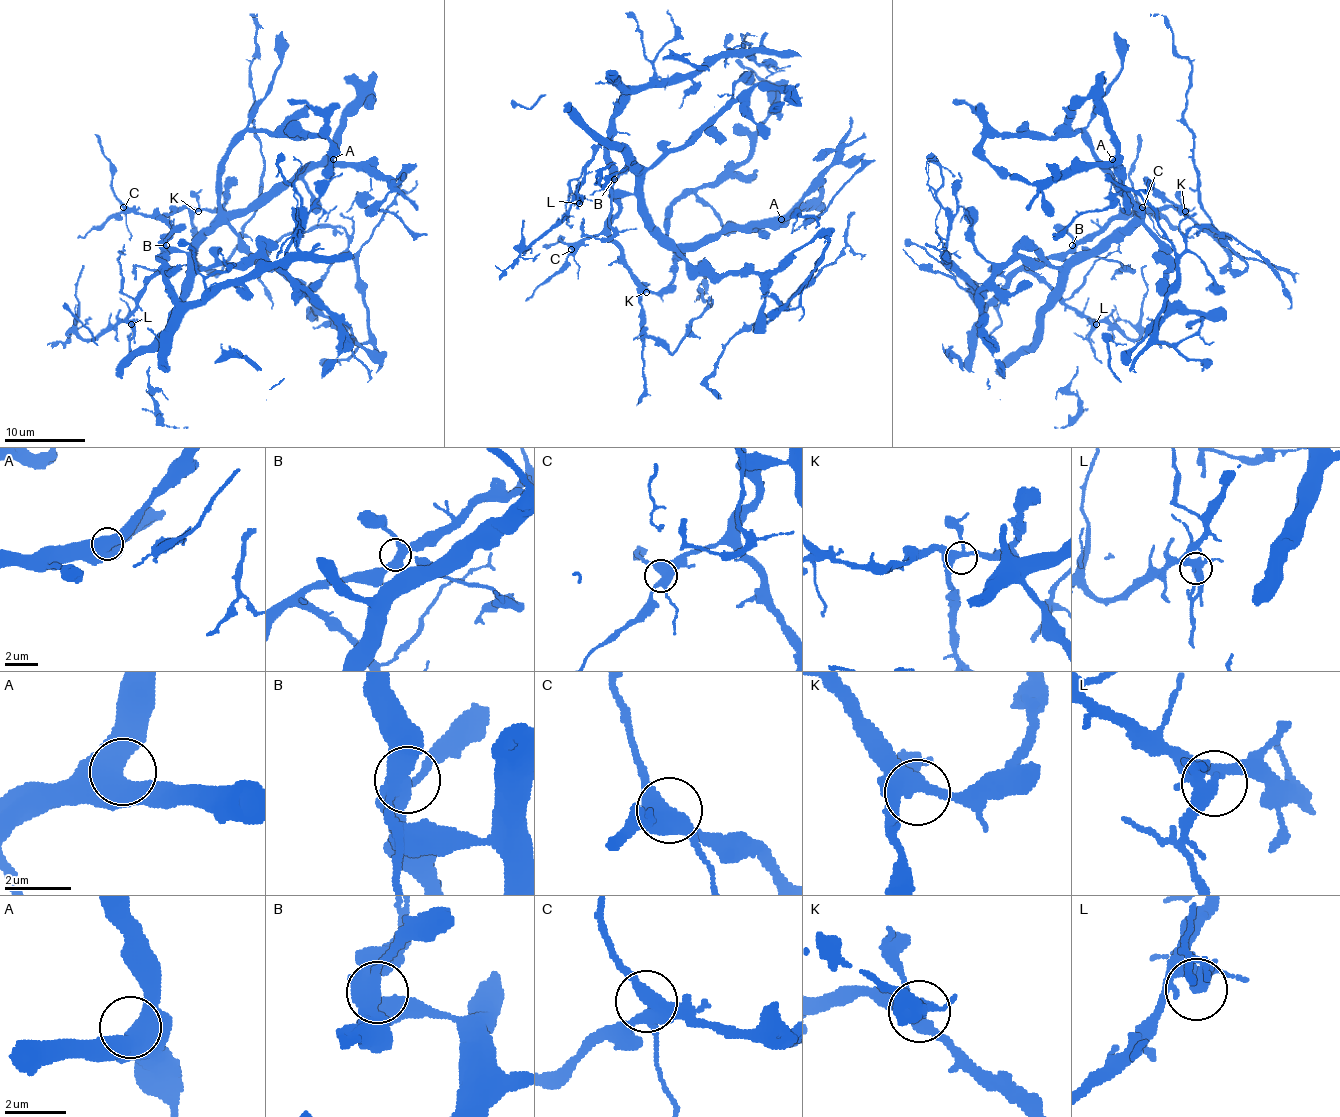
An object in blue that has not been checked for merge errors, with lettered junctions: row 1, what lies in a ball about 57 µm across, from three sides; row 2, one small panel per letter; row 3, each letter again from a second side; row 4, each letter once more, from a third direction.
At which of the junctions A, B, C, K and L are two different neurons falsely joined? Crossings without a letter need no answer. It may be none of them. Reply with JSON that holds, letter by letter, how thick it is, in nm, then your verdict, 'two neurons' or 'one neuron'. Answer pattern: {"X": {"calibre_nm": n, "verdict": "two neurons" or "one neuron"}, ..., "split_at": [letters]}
{"A": {"calibre_nm": 600, "verdict": "one neuron"}, "B": {"calibre_nm": 460, "verdict": "one neuron"}, "C": {"calibre_nm": 480, "verdict": "one neuron"}, "K": {"calibre_nm": 400, "verdict": "one neuron"}, "L": {"calibre_nm": 360, "verdict": "one neuron"}, "split_at": []}

